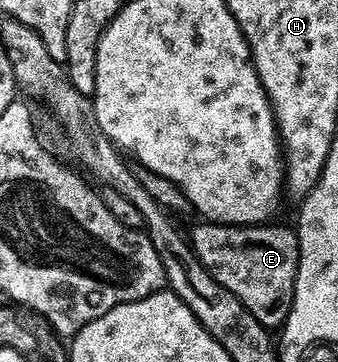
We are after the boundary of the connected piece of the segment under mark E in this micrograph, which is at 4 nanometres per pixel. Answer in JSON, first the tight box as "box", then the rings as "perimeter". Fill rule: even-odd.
{"box":[190,222,300,327],"perimeter":[[[221,222],[199,223],[190,233],[192,251],[198,260],[264,326],[283,327],[292,307],[294,284],[300,259],[300,245],[295,229],[277,224],[258,226],[224,226]]]}

